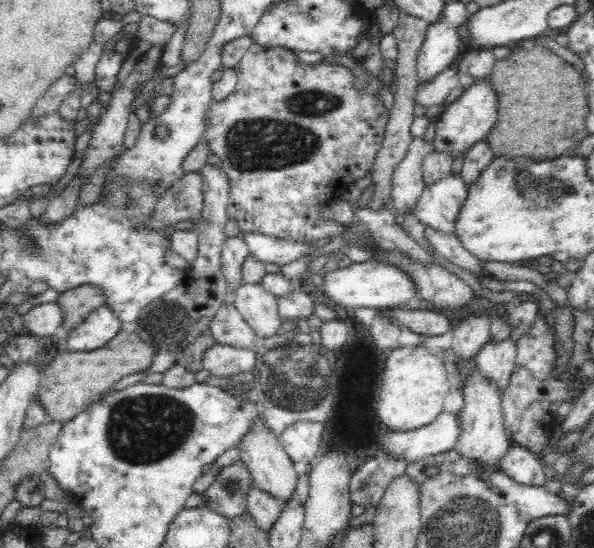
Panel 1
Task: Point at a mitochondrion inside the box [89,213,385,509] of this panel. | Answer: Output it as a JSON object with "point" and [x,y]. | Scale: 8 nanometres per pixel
{"point":[143,429]}

